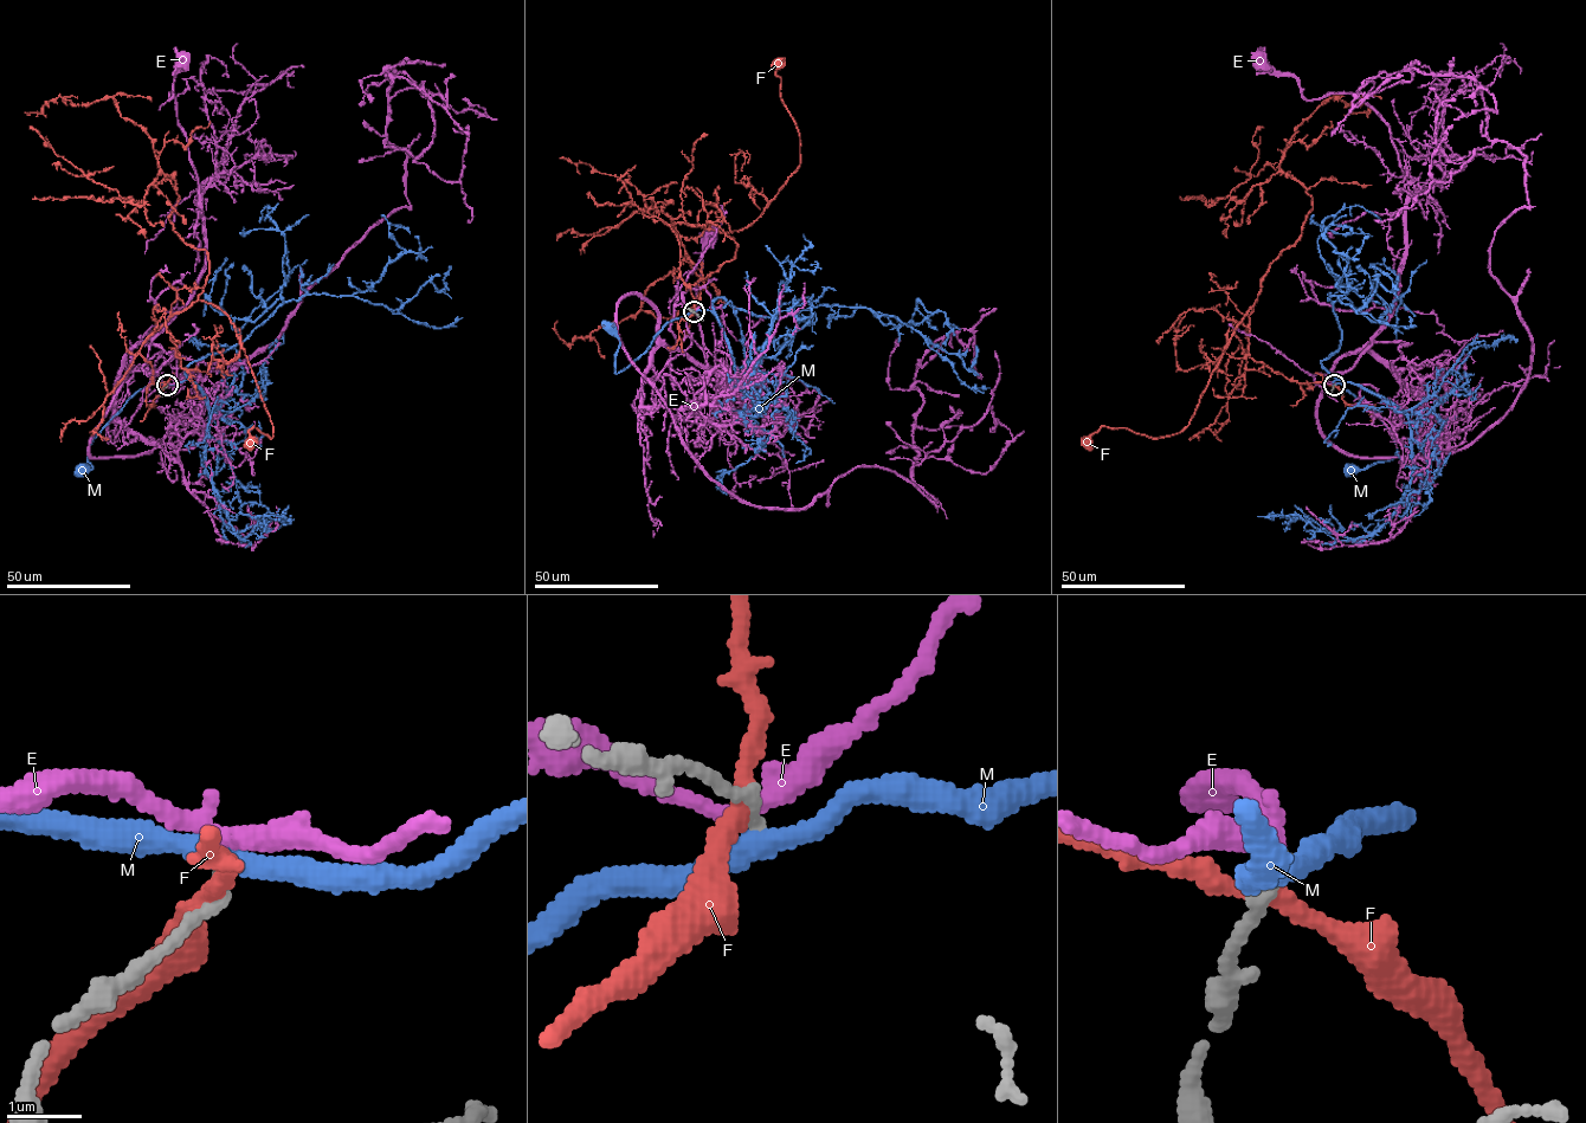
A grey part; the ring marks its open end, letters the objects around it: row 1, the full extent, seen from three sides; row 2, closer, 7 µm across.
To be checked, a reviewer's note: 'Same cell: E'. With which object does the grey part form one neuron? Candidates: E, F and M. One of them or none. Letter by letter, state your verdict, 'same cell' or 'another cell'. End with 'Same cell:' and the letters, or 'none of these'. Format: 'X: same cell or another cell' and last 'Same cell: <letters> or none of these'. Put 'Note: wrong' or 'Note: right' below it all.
E: same cell
F: another cell
M: another cell
Same cell: E
Note: right

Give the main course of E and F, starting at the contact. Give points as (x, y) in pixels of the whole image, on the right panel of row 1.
E: (1334, 383), (1397, 291), (1407, 181), (1372, 108), (1347, 94), (1307, 99), (1261, 62)
F: (1334, 385), (1289, 380), (1248, 356), (1245, 328), (1255, 301), (1179, 432), (1156, 437), (1101, 426), (1087, 443)

